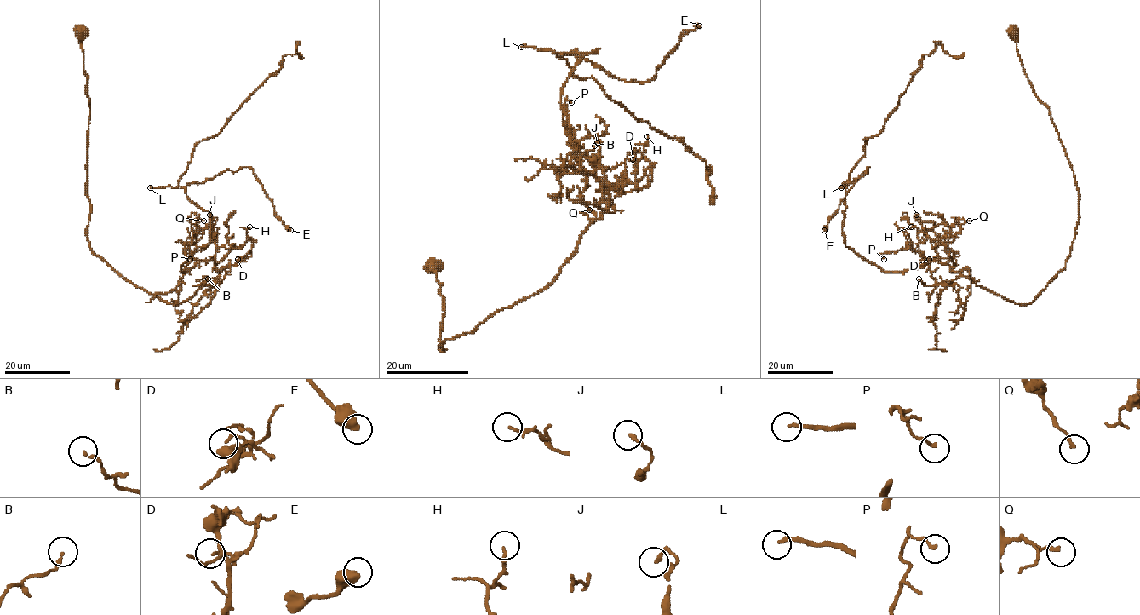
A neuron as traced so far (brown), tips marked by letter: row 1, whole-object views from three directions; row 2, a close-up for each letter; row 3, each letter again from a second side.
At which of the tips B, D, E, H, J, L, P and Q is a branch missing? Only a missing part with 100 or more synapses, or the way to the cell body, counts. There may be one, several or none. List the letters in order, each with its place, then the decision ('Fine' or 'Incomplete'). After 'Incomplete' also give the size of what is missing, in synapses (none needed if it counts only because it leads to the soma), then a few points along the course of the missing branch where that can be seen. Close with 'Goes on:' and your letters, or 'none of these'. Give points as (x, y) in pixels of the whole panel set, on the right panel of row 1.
B: Place: (919, 278). Fine
D: Place: (929, 259). Fine
E: Place: (824, 230). Fine
H: Place: (911, 227). Fine
J: Place: (916, 215). Fine
L: Place: (841, 187). Fine
P: Place: (884, 259). Fine
Q: Place: (969, 221). Fine
Goes on: none of these

